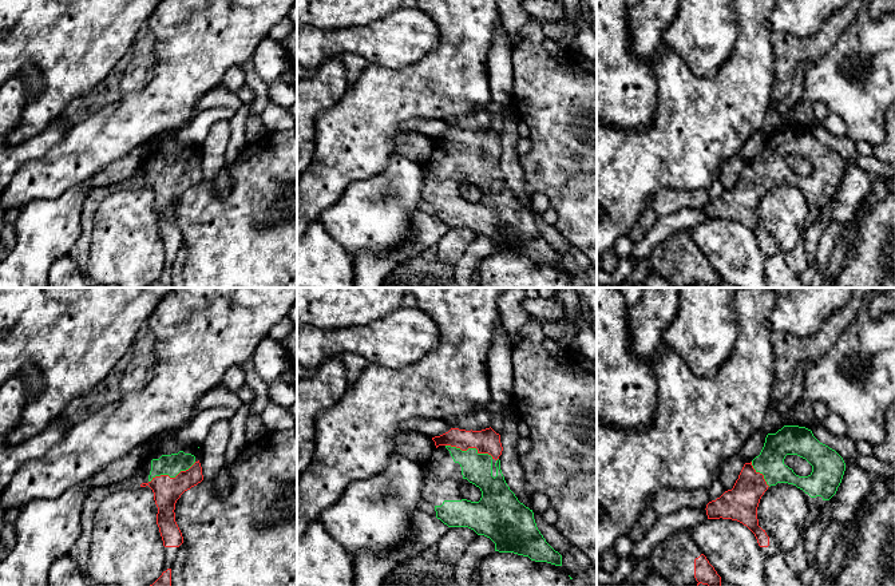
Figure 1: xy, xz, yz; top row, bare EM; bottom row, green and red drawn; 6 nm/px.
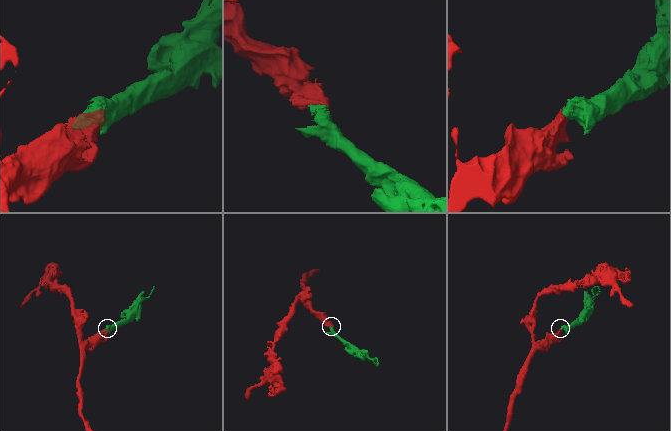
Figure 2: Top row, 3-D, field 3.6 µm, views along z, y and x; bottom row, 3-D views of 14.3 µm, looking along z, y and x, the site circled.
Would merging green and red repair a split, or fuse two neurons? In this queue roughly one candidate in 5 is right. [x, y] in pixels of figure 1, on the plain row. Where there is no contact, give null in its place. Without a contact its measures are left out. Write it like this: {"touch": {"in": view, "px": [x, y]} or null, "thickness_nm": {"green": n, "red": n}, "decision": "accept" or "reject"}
{"touch": {"in": "xz", "px": [470, 149]}, "thickness_nm": {"green": 180, "red": 150}, "decision": "accept"}

